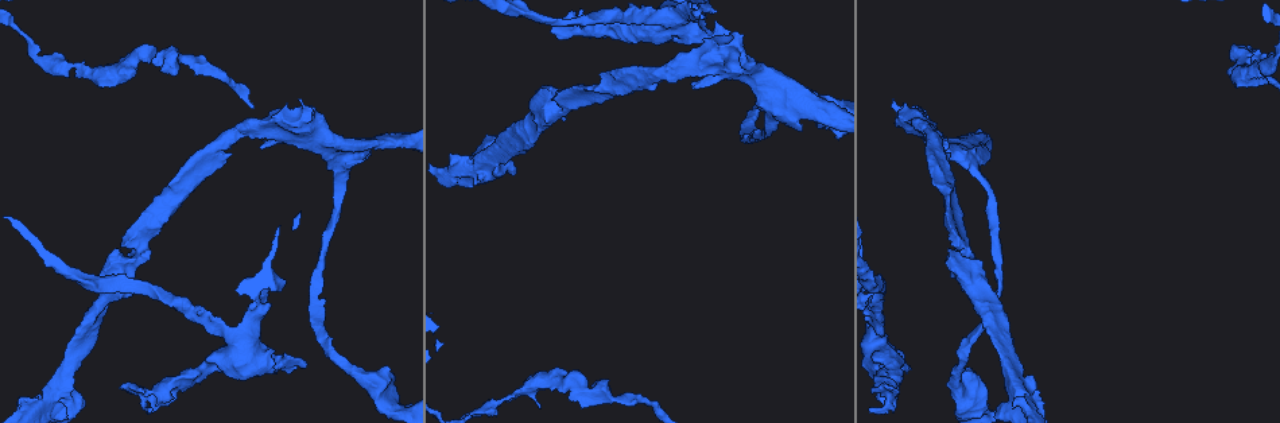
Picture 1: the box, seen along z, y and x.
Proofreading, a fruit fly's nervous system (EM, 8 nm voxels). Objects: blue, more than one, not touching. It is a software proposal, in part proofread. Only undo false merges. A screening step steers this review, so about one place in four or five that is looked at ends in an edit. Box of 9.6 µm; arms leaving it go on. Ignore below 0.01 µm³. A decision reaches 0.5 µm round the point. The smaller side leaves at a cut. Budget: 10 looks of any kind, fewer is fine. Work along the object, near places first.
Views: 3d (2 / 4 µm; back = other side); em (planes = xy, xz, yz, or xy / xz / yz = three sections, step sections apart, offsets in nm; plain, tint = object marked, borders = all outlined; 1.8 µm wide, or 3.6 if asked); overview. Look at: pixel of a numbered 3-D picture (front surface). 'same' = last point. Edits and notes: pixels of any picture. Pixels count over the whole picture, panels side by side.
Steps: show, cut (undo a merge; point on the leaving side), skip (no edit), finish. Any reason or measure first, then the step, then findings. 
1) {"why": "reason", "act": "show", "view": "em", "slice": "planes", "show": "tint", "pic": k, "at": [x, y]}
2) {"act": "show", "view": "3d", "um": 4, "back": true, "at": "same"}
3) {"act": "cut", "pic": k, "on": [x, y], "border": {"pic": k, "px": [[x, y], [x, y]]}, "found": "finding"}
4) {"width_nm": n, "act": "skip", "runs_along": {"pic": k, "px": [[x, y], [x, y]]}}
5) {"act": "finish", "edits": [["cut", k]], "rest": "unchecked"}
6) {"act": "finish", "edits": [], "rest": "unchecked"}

{"why": "branch point", "act": "show", "view": "3d", "um": 2, "pic": 1, "at": [537, 382]}

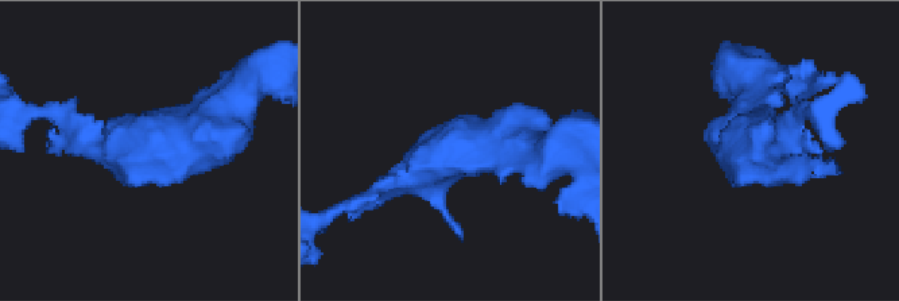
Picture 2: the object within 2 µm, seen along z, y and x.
{"act": "show", "view": "em", "slice": "planes", "show": "tint", "pic": 2, "at": [141, 143]}

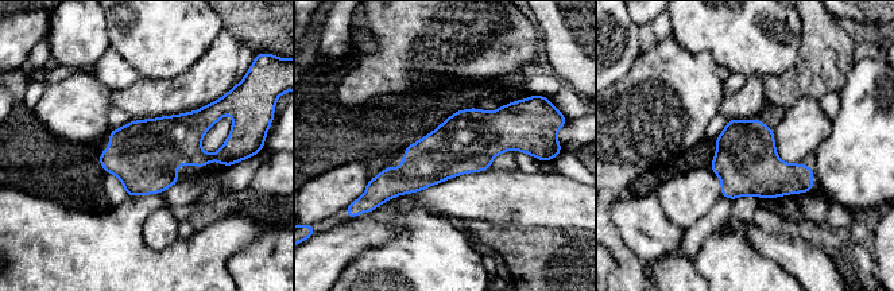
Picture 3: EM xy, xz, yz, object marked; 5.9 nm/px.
{"act": "skip", "runs_along": {"pic": 3, "px": [[526, 144], [465, 142], [372, 185]]}, "found": "all the same cell"}

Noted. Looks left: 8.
{"why": "sudden change in width", "act": "show", "view": "3d", "um": 2, "back": true, "pic": 1, "at": [277, 364]}

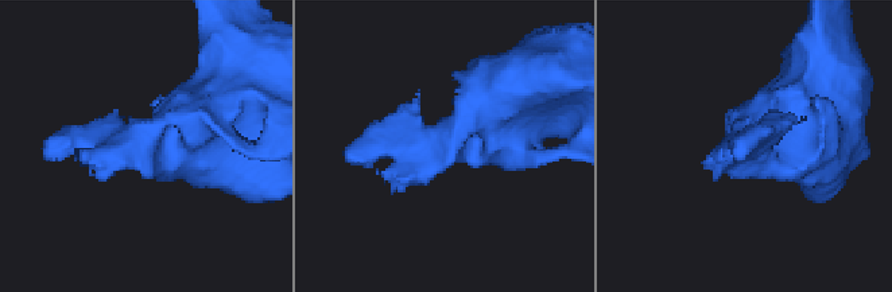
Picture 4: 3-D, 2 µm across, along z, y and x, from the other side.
{"why": "shape alone is not enough", "act": "show", "view": "em", "slice": "planes", "show": "plain", "pic": 4, "at": [143, 143]}

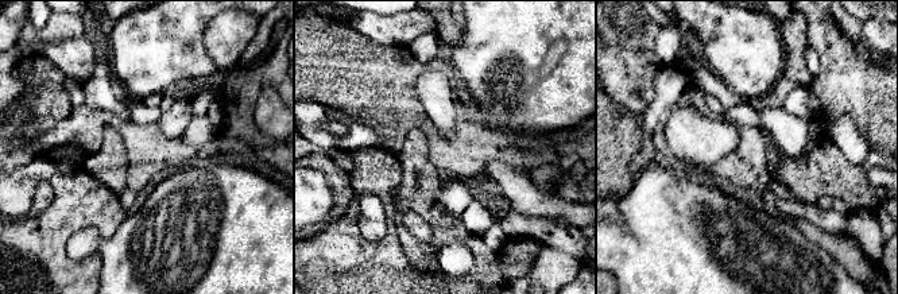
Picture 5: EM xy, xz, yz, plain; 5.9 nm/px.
{"act": "show", "view": "em", "slice": "planes", "show": "borders", "at": "same"}

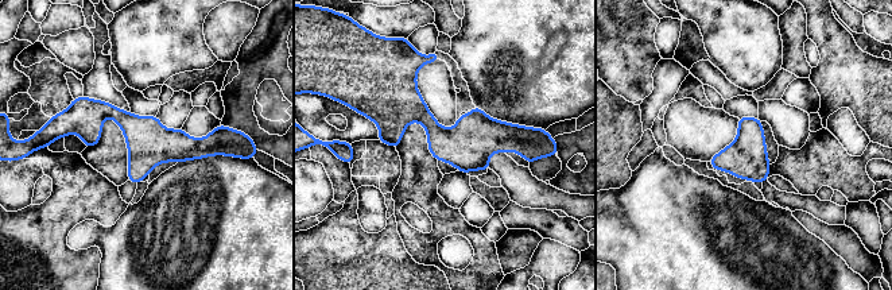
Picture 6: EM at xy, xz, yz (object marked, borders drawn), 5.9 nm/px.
{"act": "skip", "runs_along": {"pic": 6, "px": [[64, 128], [115, 112], [152, 144], [224, 136]]}, "found": "one cell here"}

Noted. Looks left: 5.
{"why": "sharp bend", "act": "show", "view": "em", "slice": "planes", "show": "tint", "pic": 1, "at": [151, 393]}

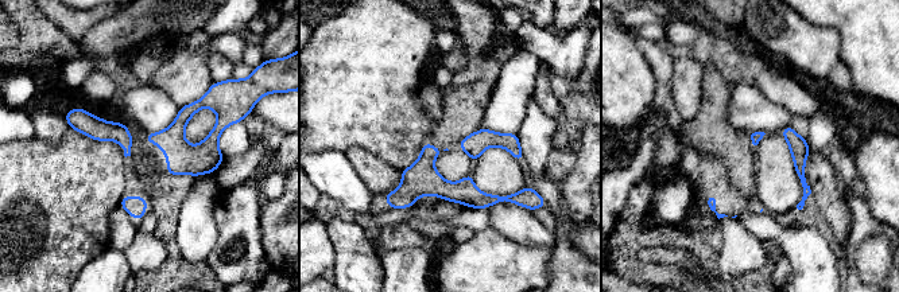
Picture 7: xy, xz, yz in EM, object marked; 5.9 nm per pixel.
{"width_nm": 60, "act": "skip", "found": "one cell here"}

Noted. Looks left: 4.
{"why": "thick turns thin", "act": "show", "view": "3d", "um": 2, "pic": 1, "at": [955, 384]}

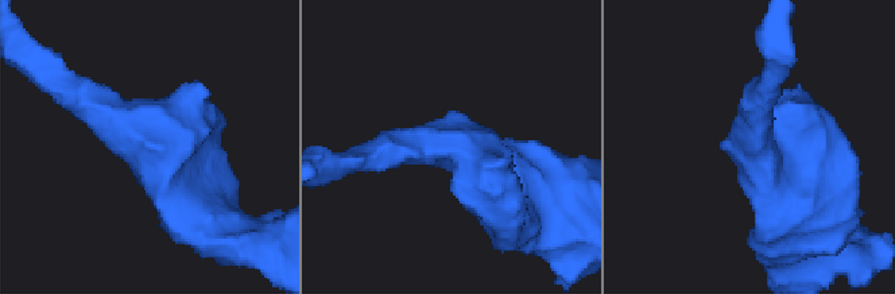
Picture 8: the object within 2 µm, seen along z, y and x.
{"act": "show", "view": "em", "slice": "planes", "show": "tint", "pic": 8, "at": [451, 143]}

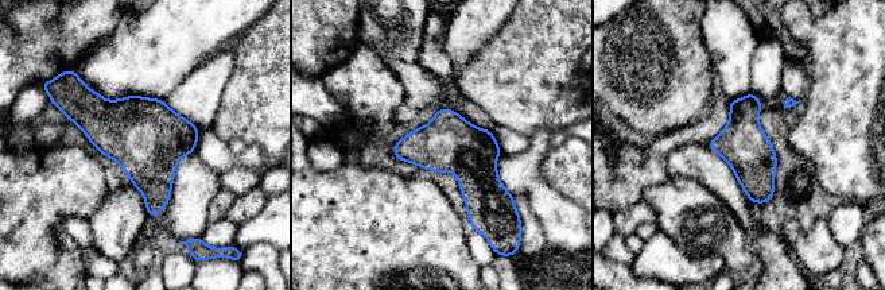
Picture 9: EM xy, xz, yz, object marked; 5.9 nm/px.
{"act": "skip", "found": "continuous, no second cell"}

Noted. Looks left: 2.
{"why": "sudden change in width", "act": "show", "view": "3d", "um": 2, "pic": 1, "at": [710, 55]}

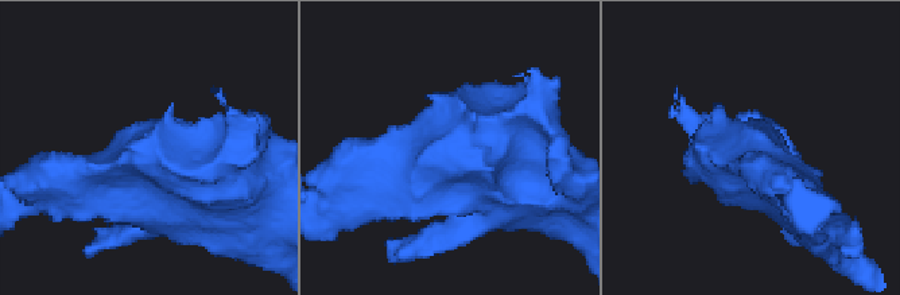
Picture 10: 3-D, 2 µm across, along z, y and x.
{"act": "show", "view": "em", "slice": "planes", "show": "borders", "pic": 10, "at": [455, 147]}

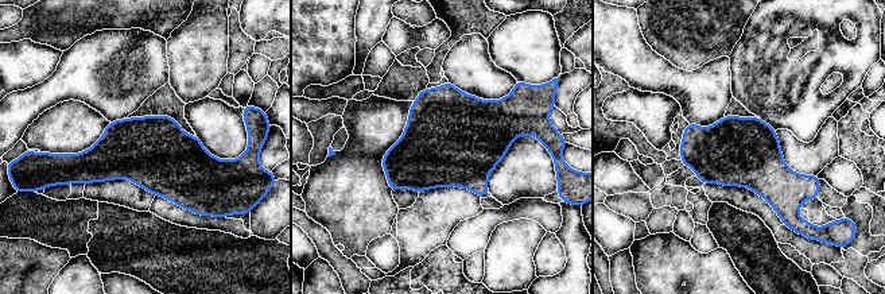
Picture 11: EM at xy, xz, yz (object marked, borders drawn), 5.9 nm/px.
{"width_nm": 400, "act": "skip", "found": "one cell here"}

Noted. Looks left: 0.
{"act": "finish", "edits": [], "rest": "unchecked"}

